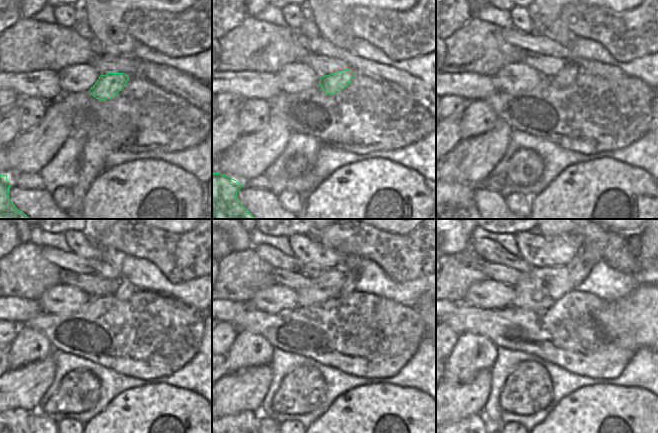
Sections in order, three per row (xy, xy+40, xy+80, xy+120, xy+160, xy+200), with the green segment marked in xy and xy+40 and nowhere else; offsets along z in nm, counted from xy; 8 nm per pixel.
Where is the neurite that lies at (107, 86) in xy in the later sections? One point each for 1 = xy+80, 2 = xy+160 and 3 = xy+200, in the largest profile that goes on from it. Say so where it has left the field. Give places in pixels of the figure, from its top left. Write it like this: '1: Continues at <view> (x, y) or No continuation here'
1: Continues at xy+80 (567, 75)
2: Continues at xy+160 (348, 287)
3: Continues at xy+200 (588, 256)

